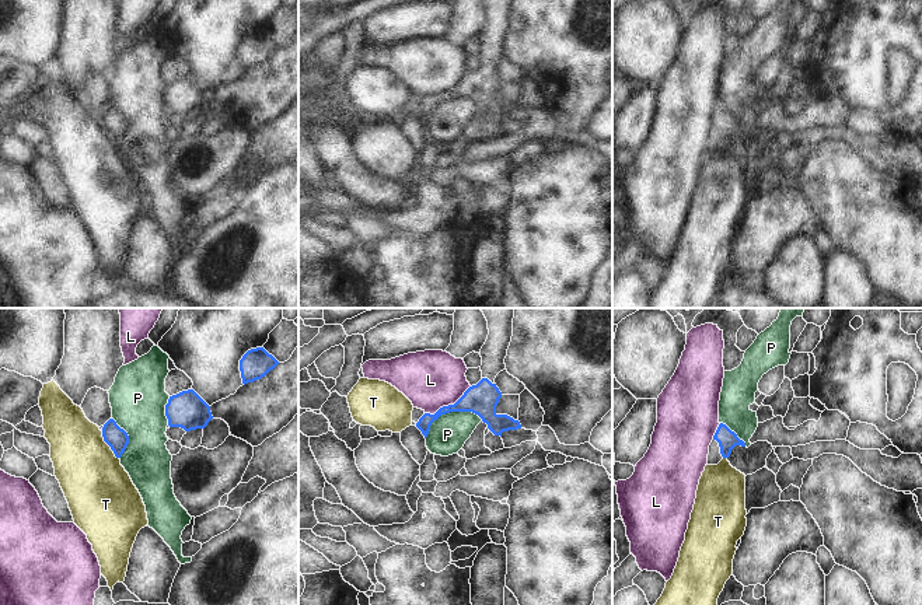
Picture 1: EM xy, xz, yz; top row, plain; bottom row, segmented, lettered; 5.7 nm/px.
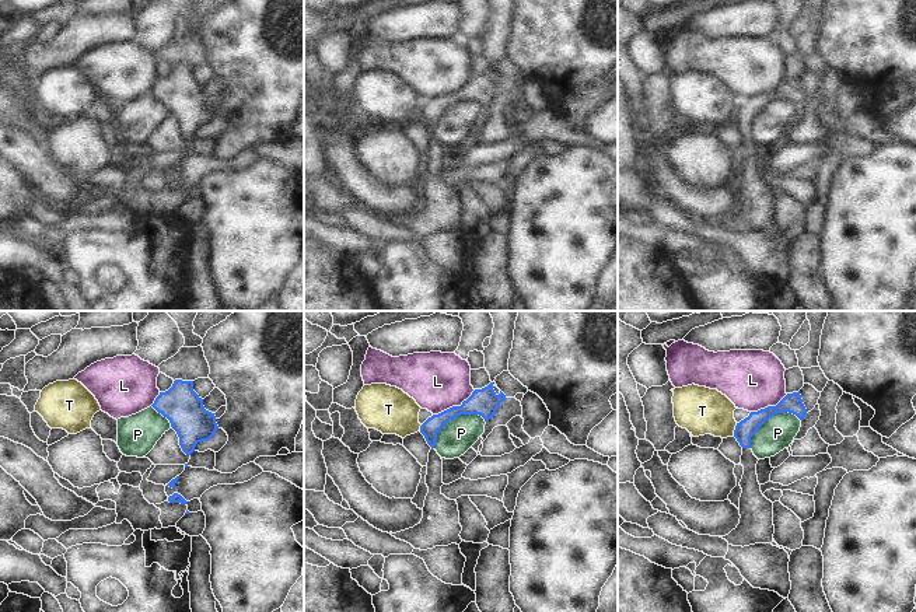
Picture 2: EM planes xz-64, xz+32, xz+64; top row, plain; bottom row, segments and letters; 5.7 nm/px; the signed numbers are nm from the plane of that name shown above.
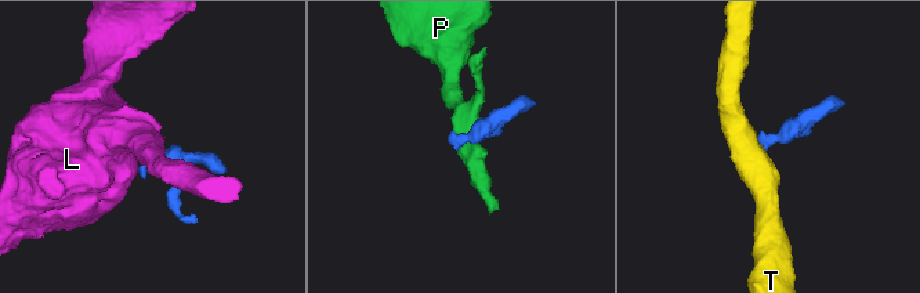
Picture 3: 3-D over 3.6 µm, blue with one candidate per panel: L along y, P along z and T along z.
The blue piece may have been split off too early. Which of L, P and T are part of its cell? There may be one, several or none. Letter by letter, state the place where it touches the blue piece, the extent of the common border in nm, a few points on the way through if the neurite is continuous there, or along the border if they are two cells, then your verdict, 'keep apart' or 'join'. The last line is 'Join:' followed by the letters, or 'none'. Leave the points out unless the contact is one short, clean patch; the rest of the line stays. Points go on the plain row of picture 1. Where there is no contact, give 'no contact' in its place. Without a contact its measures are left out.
L: meets blue in xz at (449, 91); contact 300 nm long; border along xz (470, 72), (453, 90), (443, 91), (433, 100), (425, 100); keep apart
P: meets blue in xz at (450, 97); contact 360 nm long; keep apart
T: meets blue in xy at (108, 130); contact 190 nm long; border along xy (101, 118), (102, 126), (118, 144); keep apart
Join: none

